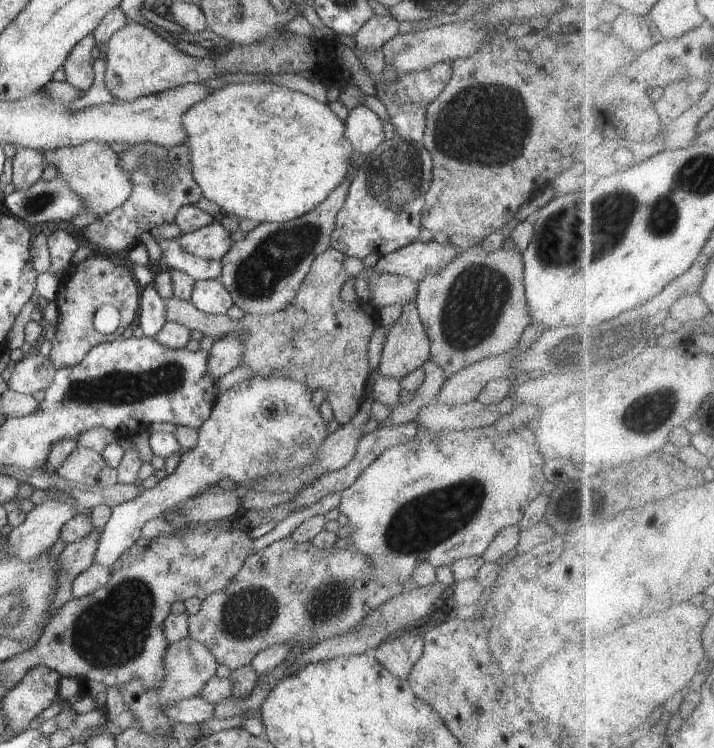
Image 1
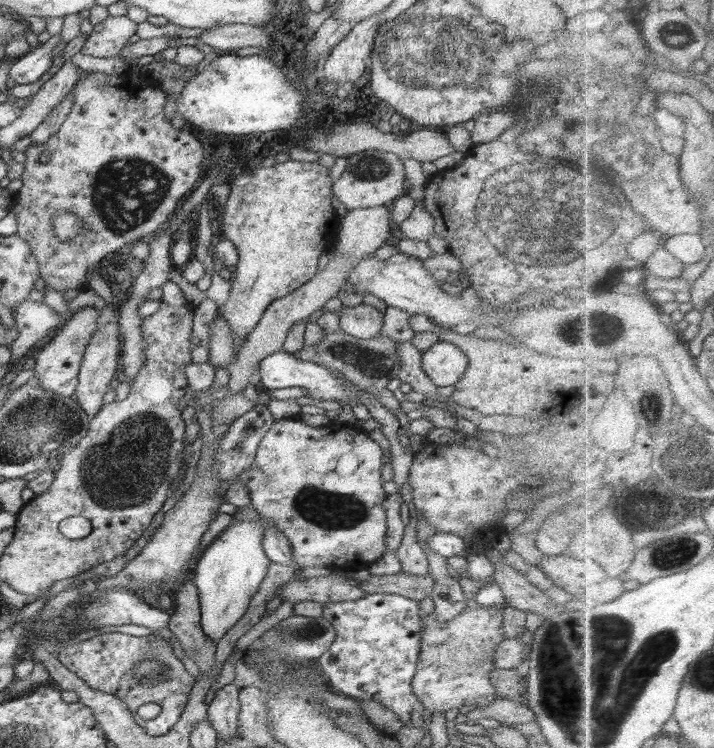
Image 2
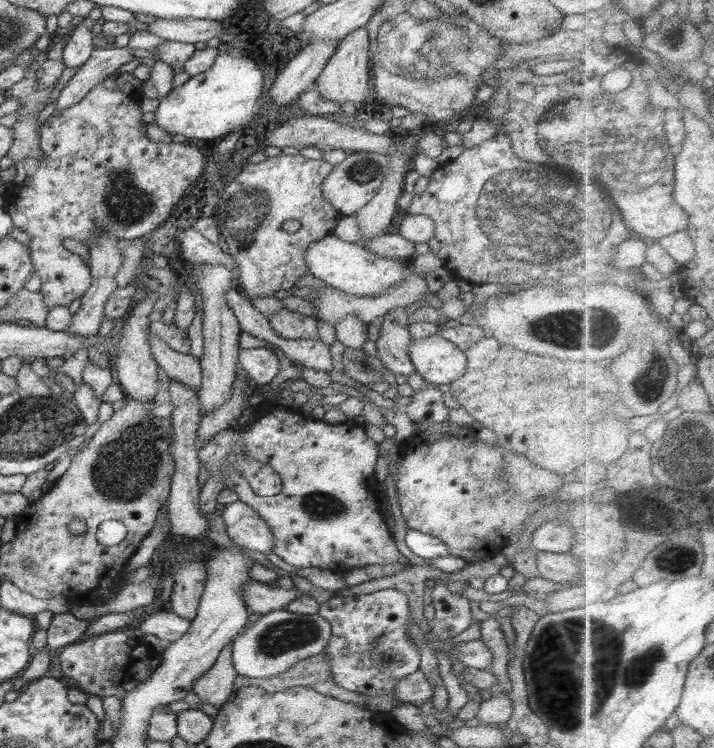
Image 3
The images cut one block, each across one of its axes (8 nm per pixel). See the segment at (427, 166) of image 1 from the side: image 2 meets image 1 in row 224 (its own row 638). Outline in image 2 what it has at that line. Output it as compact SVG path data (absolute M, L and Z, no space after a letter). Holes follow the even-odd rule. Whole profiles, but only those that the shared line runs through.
M366 594L361 599L346 602L327 602L321 616L335 628L336 636L330 648L316 661L327 679L333 693L345 694L354 699L364 699L383 704L403 722L405 726L428 729L432 712L428 711L412 693L412 679L416 674L421 649L422 610L419 601L397 594Z

